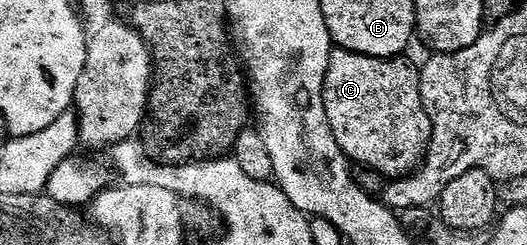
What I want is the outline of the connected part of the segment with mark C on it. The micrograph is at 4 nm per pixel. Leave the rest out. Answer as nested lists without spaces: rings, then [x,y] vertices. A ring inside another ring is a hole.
[[[335,48],[329,56],[329,68],[325,72],[323,85],[325,116],[343,153],[352,163],[376,169],[391,180],[398,180],[418,170],[431,143],[431,121],[421,100],[419,70],[411,67],[405,59],[403,56],[370,58]]]

